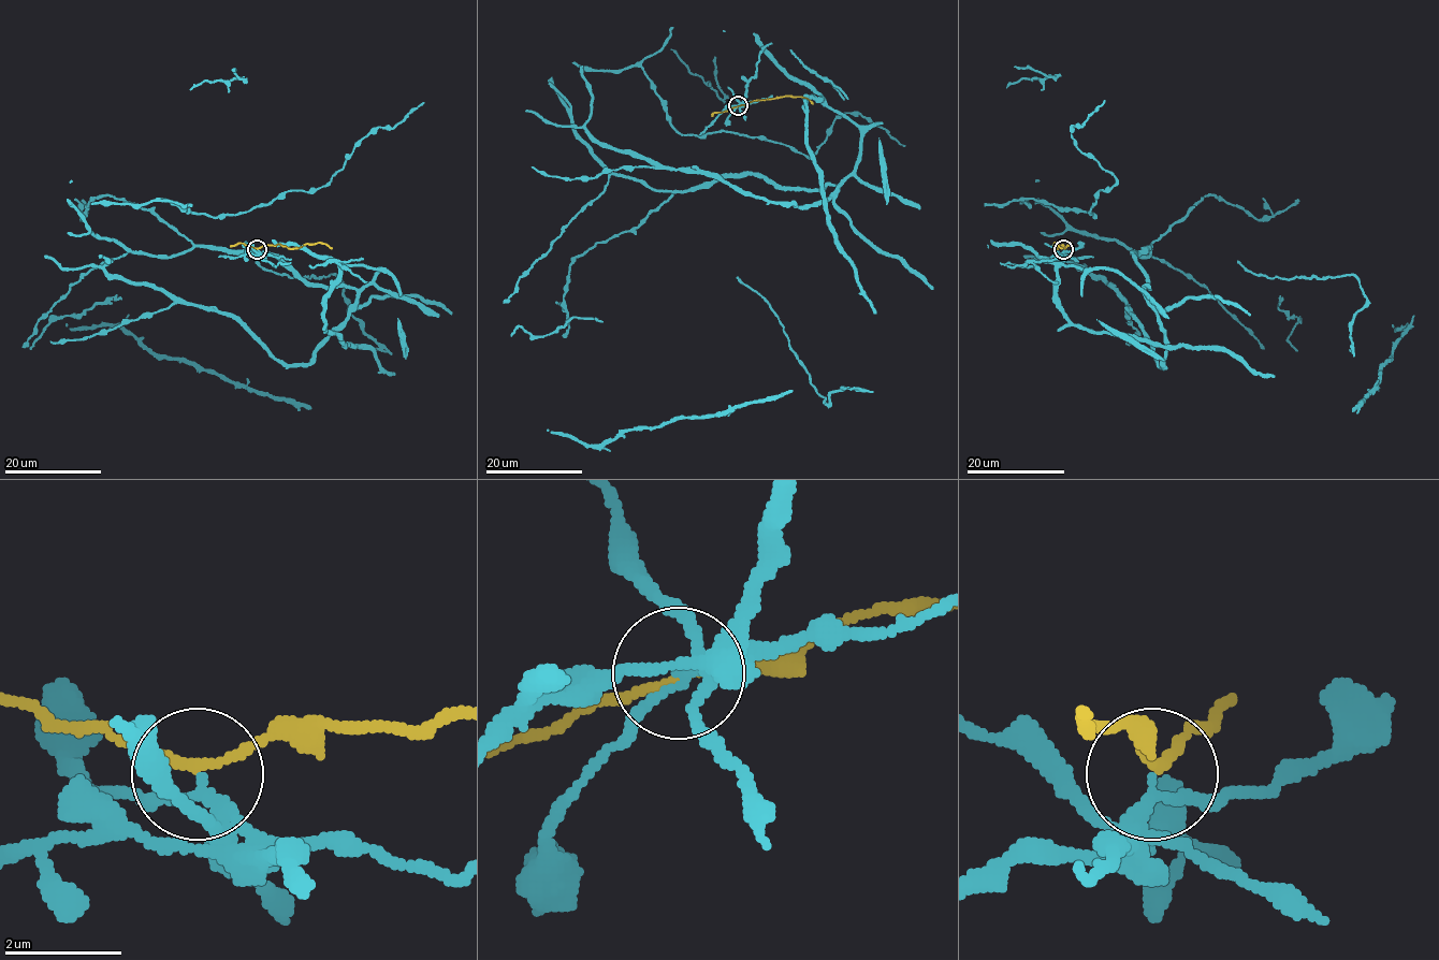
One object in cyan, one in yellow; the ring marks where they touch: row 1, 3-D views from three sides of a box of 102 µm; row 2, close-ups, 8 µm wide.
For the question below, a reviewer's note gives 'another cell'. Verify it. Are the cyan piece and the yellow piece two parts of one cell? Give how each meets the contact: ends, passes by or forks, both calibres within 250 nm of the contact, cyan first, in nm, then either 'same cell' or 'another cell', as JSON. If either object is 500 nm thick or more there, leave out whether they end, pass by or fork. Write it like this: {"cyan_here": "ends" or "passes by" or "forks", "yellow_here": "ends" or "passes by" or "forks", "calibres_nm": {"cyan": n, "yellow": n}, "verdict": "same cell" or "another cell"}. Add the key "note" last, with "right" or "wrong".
{"cyan_here": "passes by", "yellow_here": "passes by", "calibres_nm": {"cyan": 160, "yellow": 140}, "verdict": "another cell", "note": "right"}

